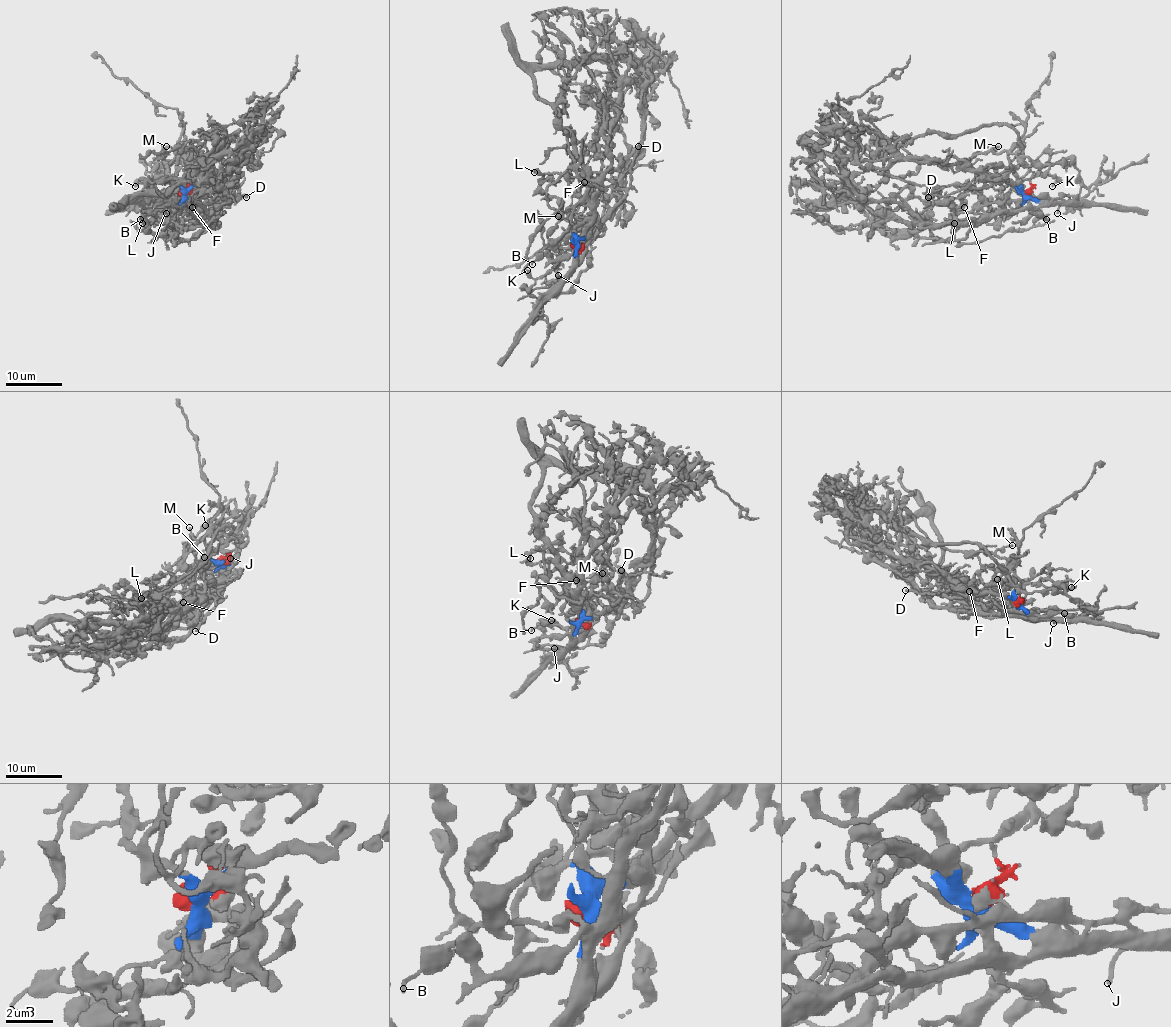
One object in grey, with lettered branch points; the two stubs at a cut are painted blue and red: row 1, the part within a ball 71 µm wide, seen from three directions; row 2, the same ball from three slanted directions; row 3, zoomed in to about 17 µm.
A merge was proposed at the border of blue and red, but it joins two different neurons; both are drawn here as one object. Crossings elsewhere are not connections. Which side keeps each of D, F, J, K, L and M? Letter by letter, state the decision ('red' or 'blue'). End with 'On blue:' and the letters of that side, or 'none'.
D: blue
F: red
J: blue
K: blue
L: red
M: blue
On blue: D, J, K, M

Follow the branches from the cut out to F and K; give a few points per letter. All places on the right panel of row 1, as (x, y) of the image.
F: (1026, 195), (1029, 189), (1029, 195), (1011, 200), (994, 214), (960, 222), (956, 213), (964, 207)
K: (1026, 195), (1016, 188), (1022, 181), (1042, 174), (1060, 179), (1052, 186)

